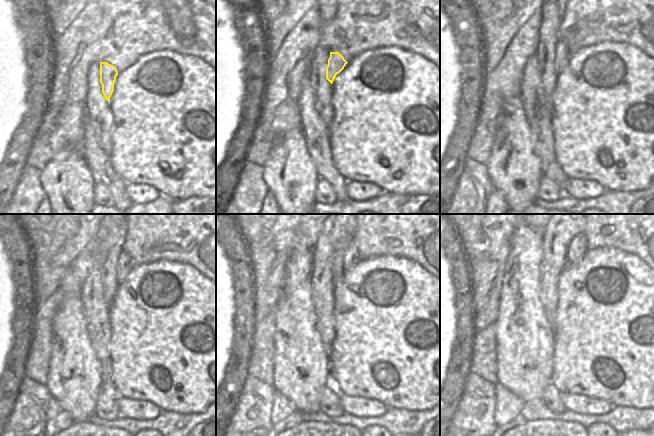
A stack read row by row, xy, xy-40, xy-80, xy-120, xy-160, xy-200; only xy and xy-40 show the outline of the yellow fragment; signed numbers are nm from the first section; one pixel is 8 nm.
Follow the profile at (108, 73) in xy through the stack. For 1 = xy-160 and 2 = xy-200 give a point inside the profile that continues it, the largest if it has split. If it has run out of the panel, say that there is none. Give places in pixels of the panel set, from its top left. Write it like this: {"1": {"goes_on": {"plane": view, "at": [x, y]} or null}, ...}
{"1": {"goes_on": {"plane": "xy-160", "at": [345, 256]}}, "2": {"goes_on": {"plane": "xy-200", "at": [577, 248]}}}

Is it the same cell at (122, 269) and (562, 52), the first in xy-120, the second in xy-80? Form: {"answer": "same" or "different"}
{"answer": "same"}

